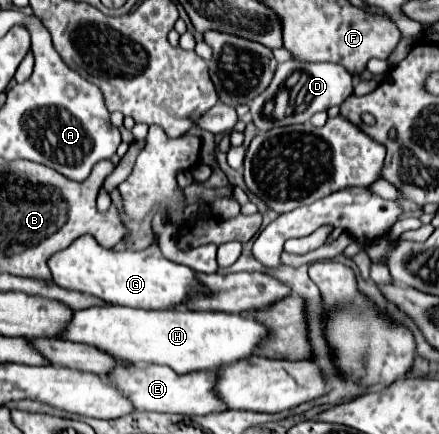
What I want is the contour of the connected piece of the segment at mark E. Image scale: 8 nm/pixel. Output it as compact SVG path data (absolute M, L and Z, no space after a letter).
M134 365L118 367L110 373L110 381L134 403L138 411L158 411L158 413L182 413L182 415L210 415L224 413L228 405L216 393L216 371L194 371L186 375L176 375L164 365Z

